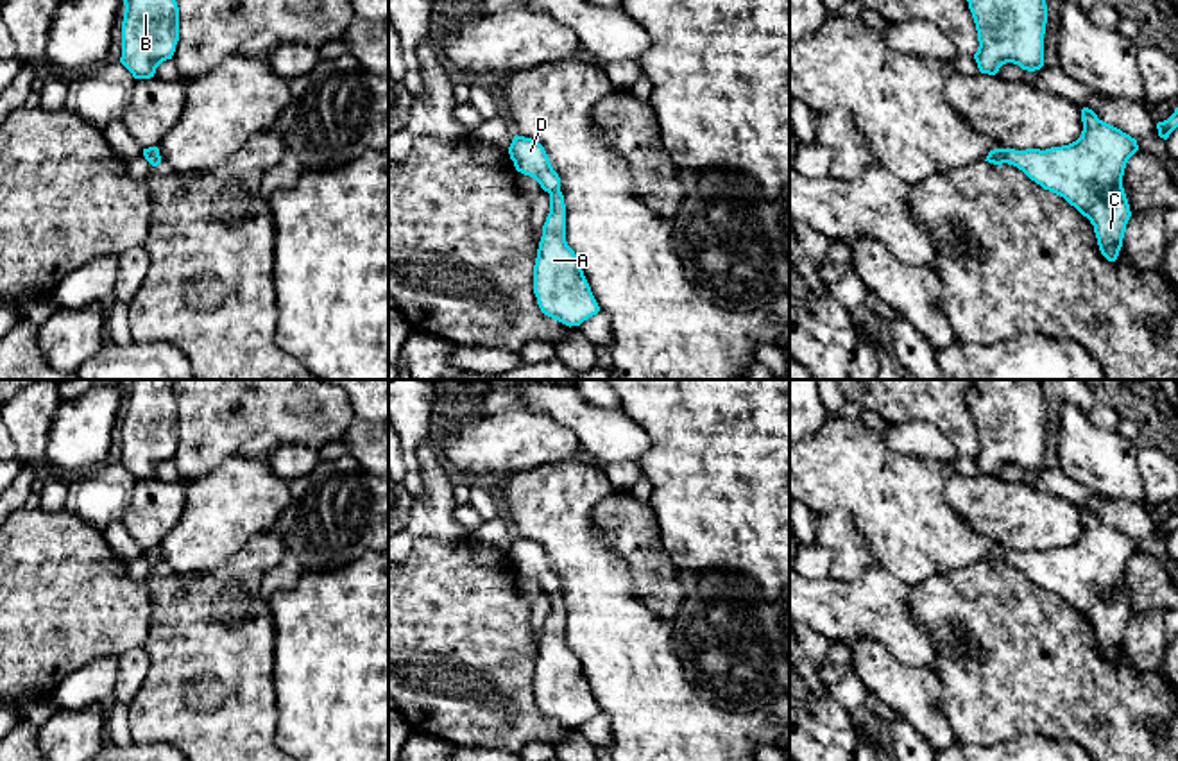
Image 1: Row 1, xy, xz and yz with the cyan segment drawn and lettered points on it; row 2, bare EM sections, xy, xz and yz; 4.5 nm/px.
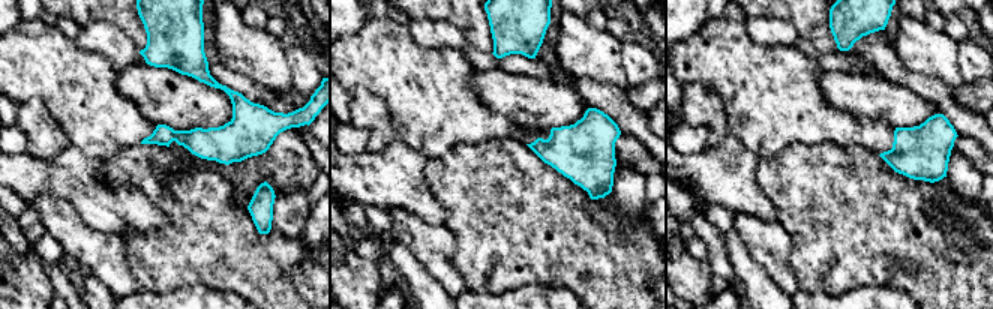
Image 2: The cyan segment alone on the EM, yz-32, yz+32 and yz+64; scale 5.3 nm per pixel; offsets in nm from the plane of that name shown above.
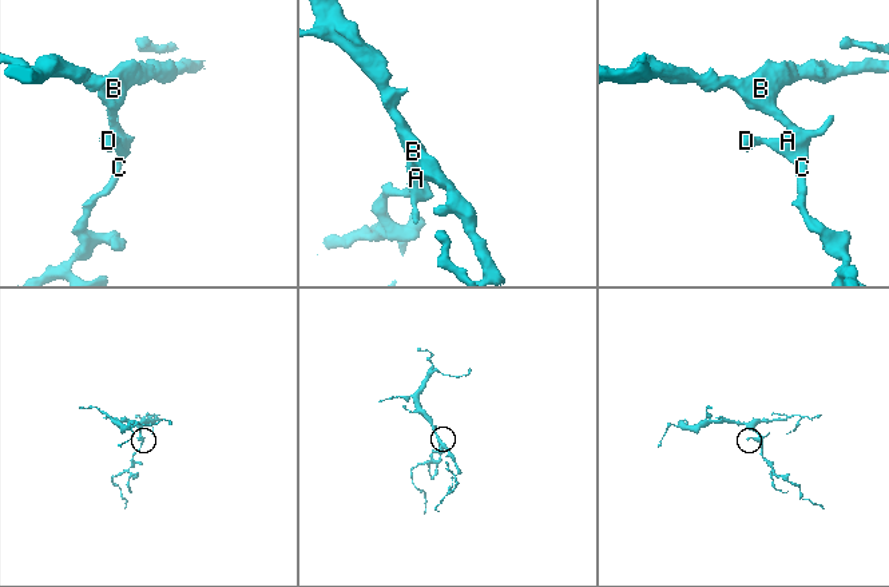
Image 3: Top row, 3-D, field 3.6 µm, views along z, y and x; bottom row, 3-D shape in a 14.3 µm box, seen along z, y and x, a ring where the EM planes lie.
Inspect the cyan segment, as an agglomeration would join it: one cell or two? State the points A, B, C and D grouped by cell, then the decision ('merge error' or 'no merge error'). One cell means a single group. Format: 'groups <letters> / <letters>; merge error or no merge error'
groups A B C D; no merge error

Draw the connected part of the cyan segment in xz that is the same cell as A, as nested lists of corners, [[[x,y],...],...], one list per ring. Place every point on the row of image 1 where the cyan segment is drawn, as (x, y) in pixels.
[[[514,136],[508,147],[517,172],[534,177],[550,193],[550,213],[534,265],[534,294],[541,312],[566,326],[580,326],[600,312],[575,251],[566,242],[566,204],[560,177],[544,147],[525,136]]]

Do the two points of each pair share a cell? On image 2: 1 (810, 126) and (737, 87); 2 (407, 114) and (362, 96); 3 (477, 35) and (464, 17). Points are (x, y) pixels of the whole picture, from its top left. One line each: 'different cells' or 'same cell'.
1: same cell
2: different cells
3: same cell

